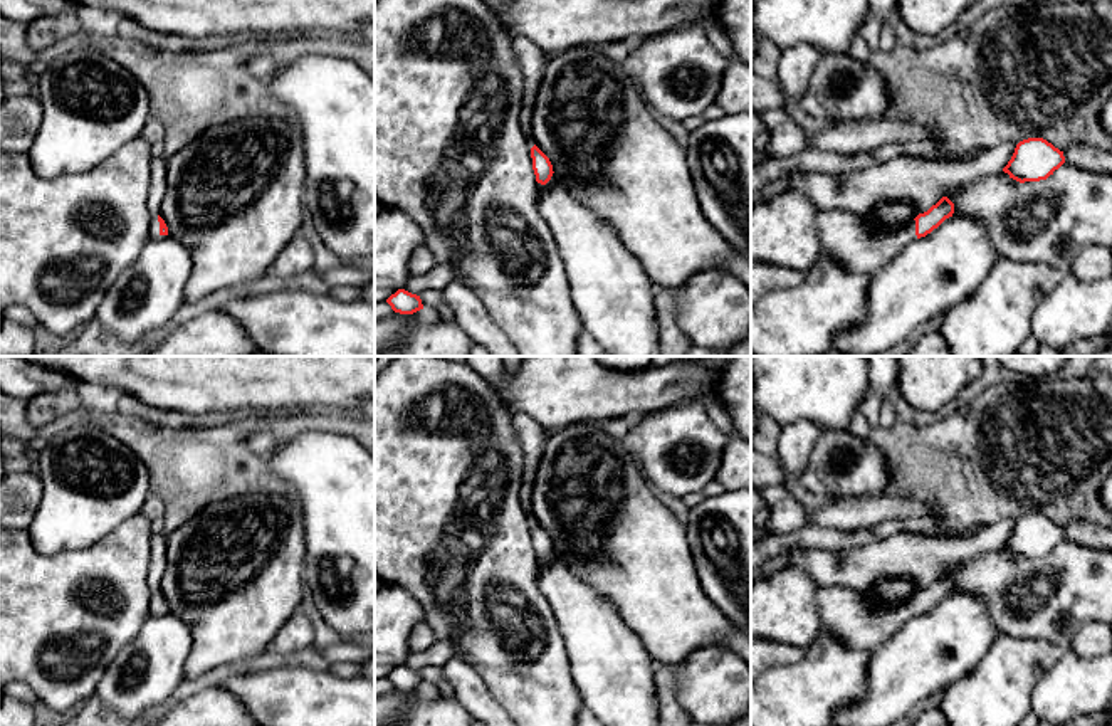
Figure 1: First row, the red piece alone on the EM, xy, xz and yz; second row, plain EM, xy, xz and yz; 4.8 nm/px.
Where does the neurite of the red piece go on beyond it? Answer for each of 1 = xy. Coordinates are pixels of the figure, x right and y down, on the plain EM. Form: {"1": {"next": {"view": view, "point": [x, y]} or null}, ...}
{"1": {"next": {"view": "xy", "point": [155, 602]}}}

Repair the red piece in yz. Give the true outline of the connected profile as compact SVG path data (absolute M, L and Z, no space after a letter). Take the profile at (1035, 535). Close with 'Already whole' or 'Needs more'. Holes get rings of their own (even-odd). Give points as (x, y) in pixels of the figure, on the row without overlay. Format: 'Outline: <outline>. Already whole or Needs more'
Outline: M1028 514L1016 521L1003 548L1020 560L1040 558L1053 551L1063 539L1063 528L1043 514Z. Already whole

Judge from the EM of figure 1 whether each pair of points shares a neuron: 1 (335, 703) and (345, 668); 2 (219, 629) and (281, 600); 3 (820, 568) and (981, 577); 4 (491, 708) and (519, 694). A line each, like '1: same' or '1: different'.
1: different
2: same
3: different
4: different

